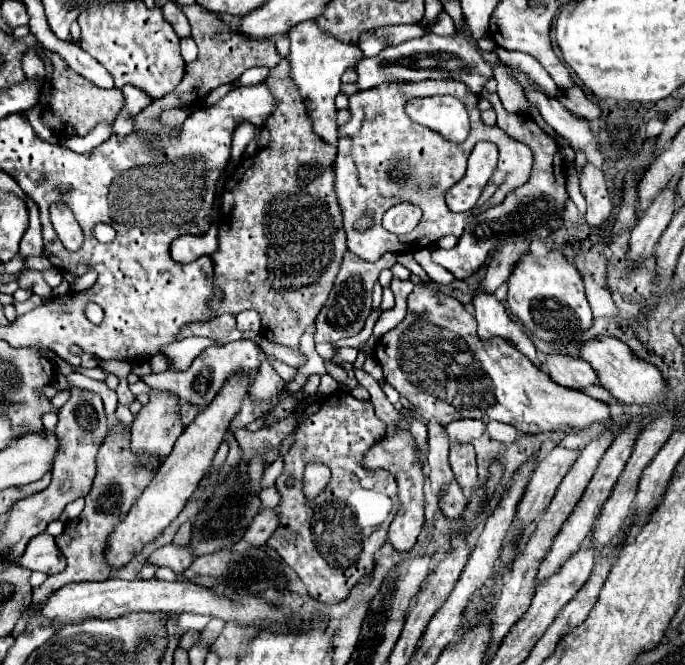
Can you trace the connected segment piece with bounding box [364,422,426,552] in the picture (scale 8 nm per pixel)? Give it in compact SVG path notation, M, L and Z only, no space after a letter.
M406 422L400 424L400 428L388 428L388 436L368 452L364 458L364 466L368 468L386 468L396 476L398 482L398 496L400 496L400 508L390 524L388 530L388 542L398 550L398 552L410 552L416 544L416 538L424 526L424 480L426 474L420 468L420 458L416 456L416 450L412 448L412 438L408 436Z

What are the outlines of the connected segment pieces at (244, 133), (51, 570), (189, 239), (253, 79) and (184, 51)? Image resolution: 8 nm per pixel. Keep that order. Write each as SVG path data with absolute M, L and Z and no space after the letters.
M242 124L234 130L234 138L232 138L232 160L240 160L244 154L244 148L248 146L248 142L254 138L256 128L252 124Z
M50 534L34 536L24 552L24 556L18 560L18 566L24 566L28 570L38 570L46 574L56 574L64 570L64 556L58 552L58 546Z
M212 226L204 236L180 236L170 246L170 256L176 262L192 262L200 254L212 254L218 248L216 226Z
M250 68L242 74L242 78L236 82L238 86L258 86L266 80L268 76L268 68Z
M192 37L181 39L180 49L182 58L186 63L190 63L197 58L198 48Z

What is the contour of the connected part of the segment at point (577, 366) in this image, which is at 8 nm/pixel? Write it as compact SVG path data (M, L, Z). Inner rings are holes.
M552 354L546 358L546 364L550 378L566 388L584 392L588 386L598 384L598 372L582 358Z

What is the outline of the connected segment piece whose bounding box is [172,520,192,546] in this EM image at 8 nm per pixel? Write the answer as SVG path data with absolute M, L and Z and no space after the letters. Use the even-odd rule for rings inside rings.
M190 520L186 522L186 524L182 524L180 526L180 530L176 532L176 536L174 536L174 546L188 546L188 540L190 540Z

